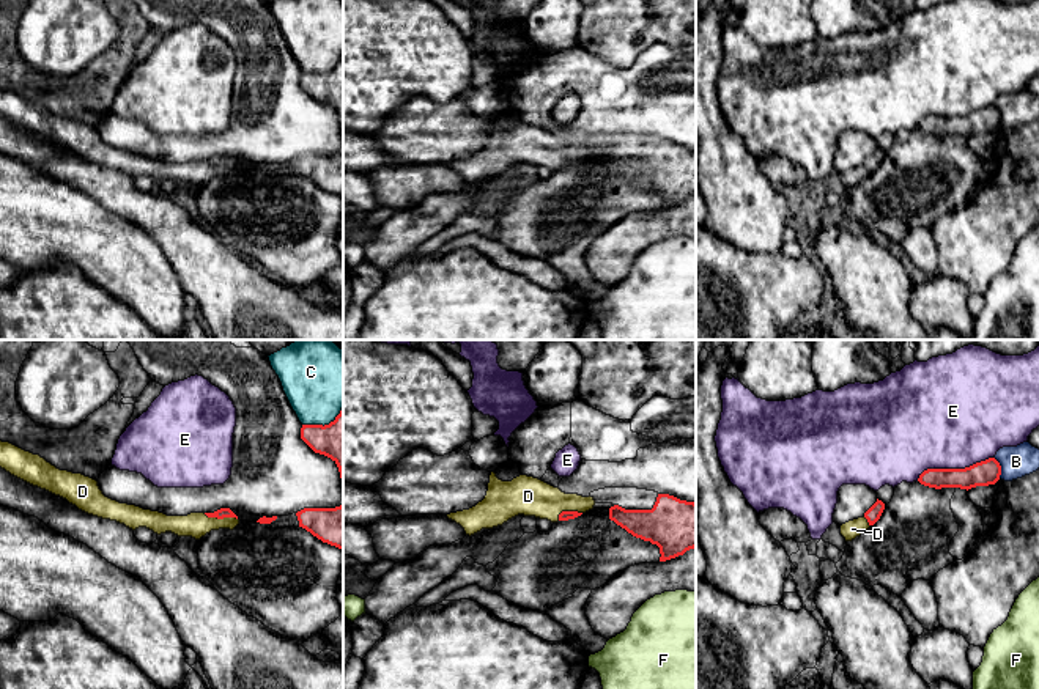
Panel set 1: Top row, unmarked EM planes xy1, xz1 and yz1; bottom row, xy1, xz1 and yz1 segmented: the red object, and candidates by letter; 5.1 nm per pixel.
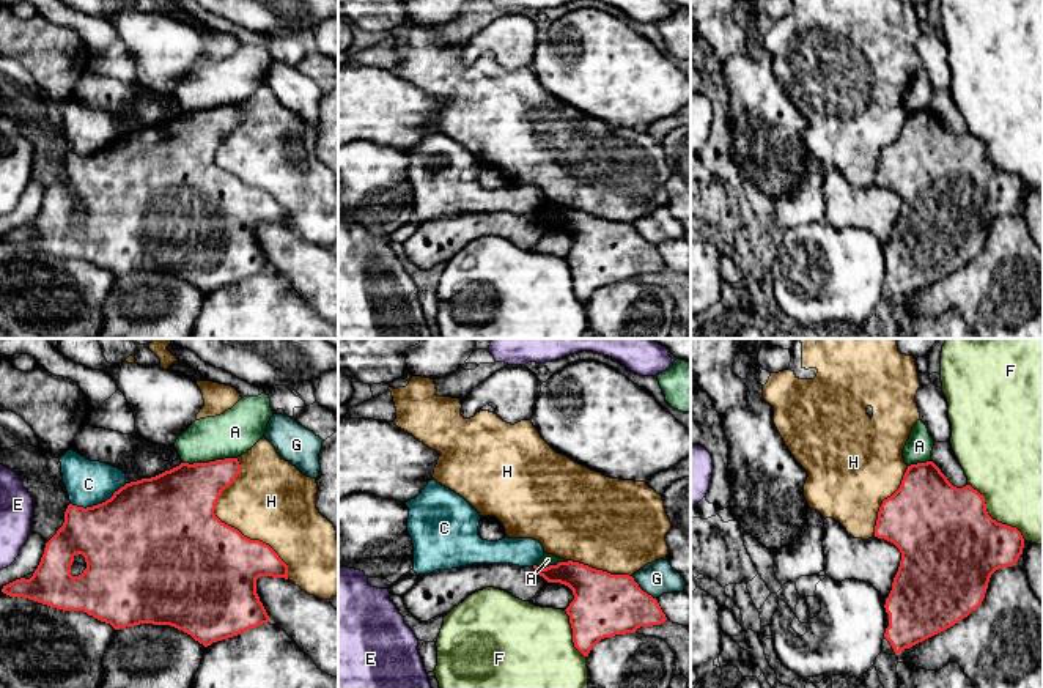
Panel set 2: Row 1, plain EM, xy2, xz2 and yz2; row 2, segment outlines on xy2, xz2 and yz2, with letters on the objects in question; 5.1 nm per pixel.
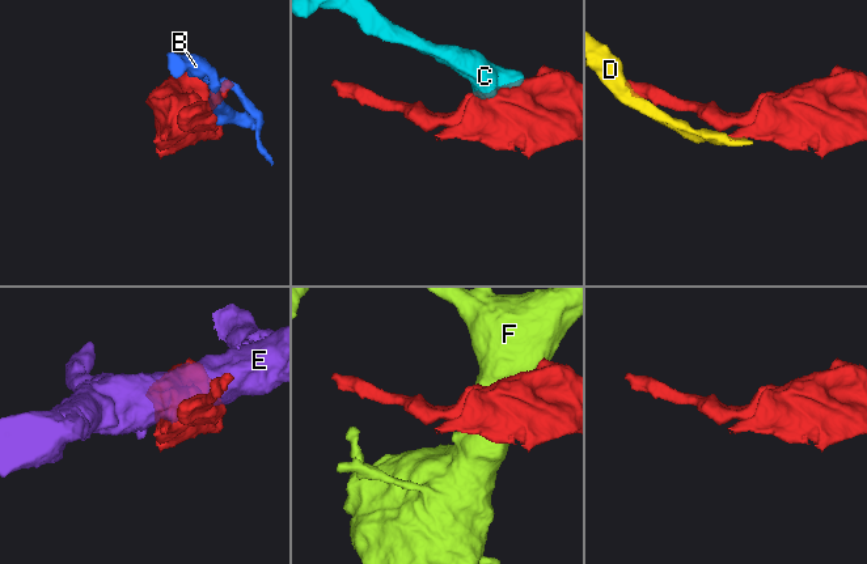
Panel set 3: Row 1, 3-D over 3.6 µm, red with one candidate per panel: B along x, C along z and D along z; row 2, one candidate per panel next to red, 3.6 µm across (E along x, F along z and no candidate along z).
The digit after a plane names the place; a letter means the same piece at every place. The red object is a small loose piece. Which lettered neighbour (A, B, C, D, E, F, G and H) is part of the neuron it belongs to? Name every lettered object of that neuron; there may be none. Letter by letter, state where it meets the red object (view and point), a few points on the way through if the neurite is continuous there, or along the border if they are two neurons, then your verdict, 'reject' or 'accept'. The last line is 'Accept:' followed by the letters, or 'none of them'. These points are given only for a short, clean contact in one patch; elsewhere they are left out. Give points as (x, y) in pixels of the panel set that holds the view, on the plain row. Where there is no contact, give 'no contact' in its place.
A: xy2 (210, 109) | along xy2 (236, 104), (183, 110) | reject
B: yz1 (1000, 115) | reject
C: xy2 (98, 151) | reject
D: xy1 (221, 165) | across xy1 (221, 161), (221, 165), (195, 172) | accept
E: yz1 (954, 117) | reject
F: yz2 (990, 164) | reject
G: xz2 (641, 236) | reject
H: xy2 (230, 173) | reject
Accept: D

